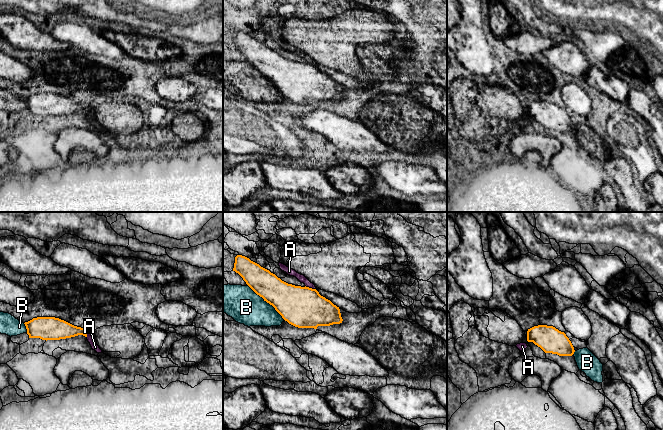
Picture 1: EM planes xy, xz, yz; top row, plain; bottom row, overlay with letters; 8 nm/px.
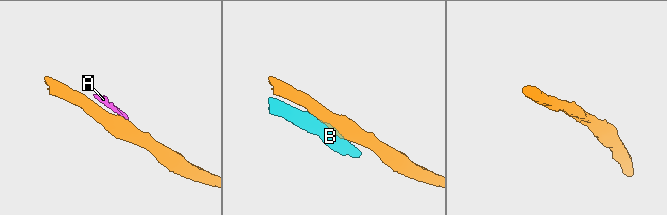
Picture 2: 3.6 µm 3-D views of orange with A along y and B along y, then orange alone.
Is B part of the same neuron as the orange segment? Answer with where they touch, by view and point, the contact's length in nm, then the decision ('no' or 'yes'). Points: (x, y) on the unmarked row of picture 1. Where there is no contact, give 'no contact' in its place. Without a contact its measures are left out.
meets orange in xz at (267, 78); contact 400 nm long; no

